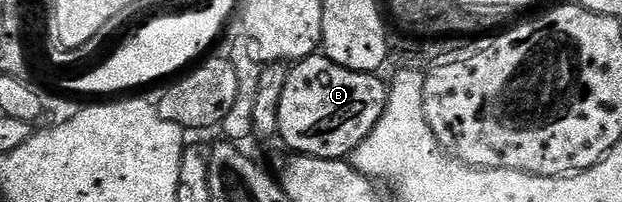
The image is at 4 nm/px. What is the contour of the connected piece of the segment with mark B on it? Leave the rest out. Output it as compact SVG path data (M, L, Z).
M315 53L309 55L306 59L299 59L290 67L290 76L288 77L288 85L284 85L284 94L280 96L280 125L278 126L278 135L288 146L291 152L299 155L311 155L317 159L341 159L353 156L355 149L360 145L360 141L364 141L372 133L372 129L376 129L376 125L380 121L380 117L384 117L384 109L386 102L390 96L387 80L378 79L377 74L367 73L365 71L353 71L352 69L344 69L344 65L336 65L326 56L325 53Z

